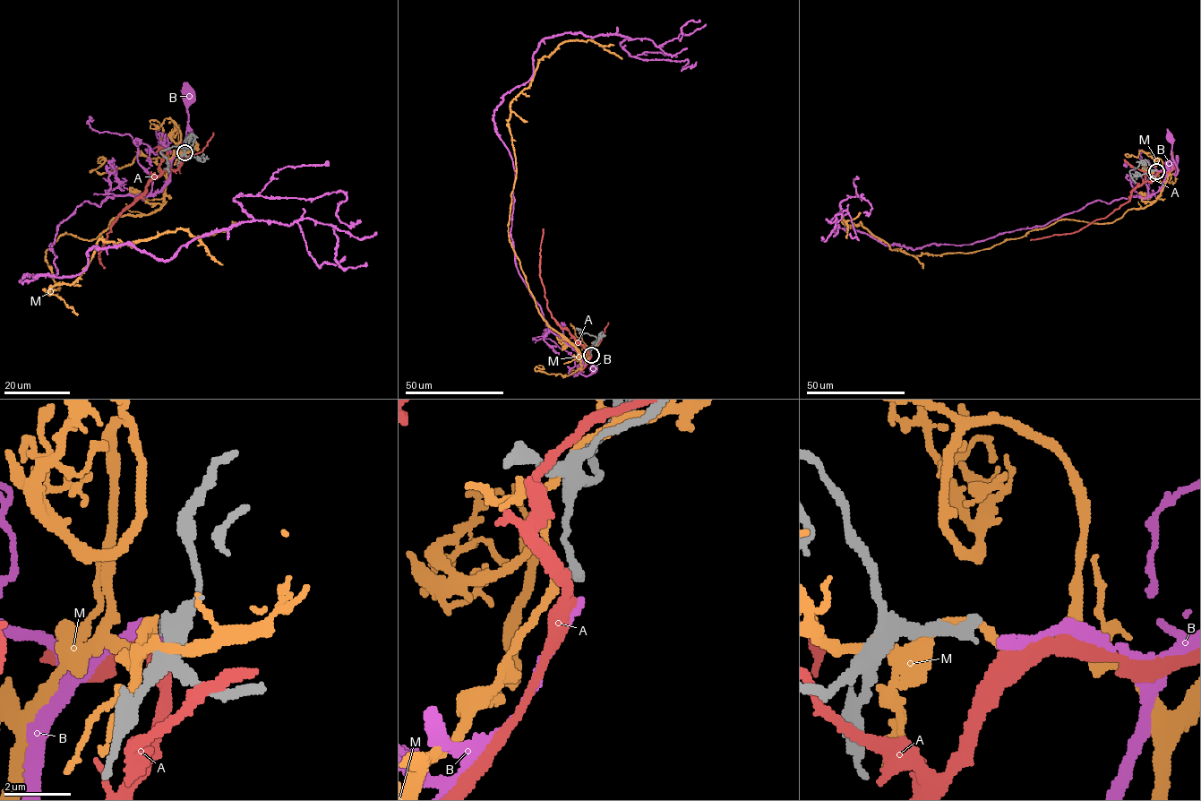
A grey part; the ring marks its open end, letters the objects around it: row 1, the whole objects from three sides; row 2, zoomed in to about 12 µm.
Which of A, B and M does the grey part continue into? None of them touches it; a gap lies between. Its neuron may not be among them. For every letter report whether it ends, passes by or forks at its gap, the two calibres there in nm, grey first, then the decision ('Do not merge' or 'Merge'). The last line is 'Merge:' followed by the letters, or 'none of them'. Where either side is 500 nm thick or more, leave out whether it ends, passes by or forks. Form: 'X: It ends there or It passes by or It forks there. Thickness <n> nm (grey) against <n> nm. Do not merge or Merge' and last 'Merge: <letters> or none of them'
A: It passes by. Thickness 360 nm (grey) against 320 nm. Do not merge
B: It ends there. Thickness 360 nm (grey) against 240 nm. Merge
M: It passes by. Thickness 360 nm (grey) against 240 nm. Do not merge
Merge: B

